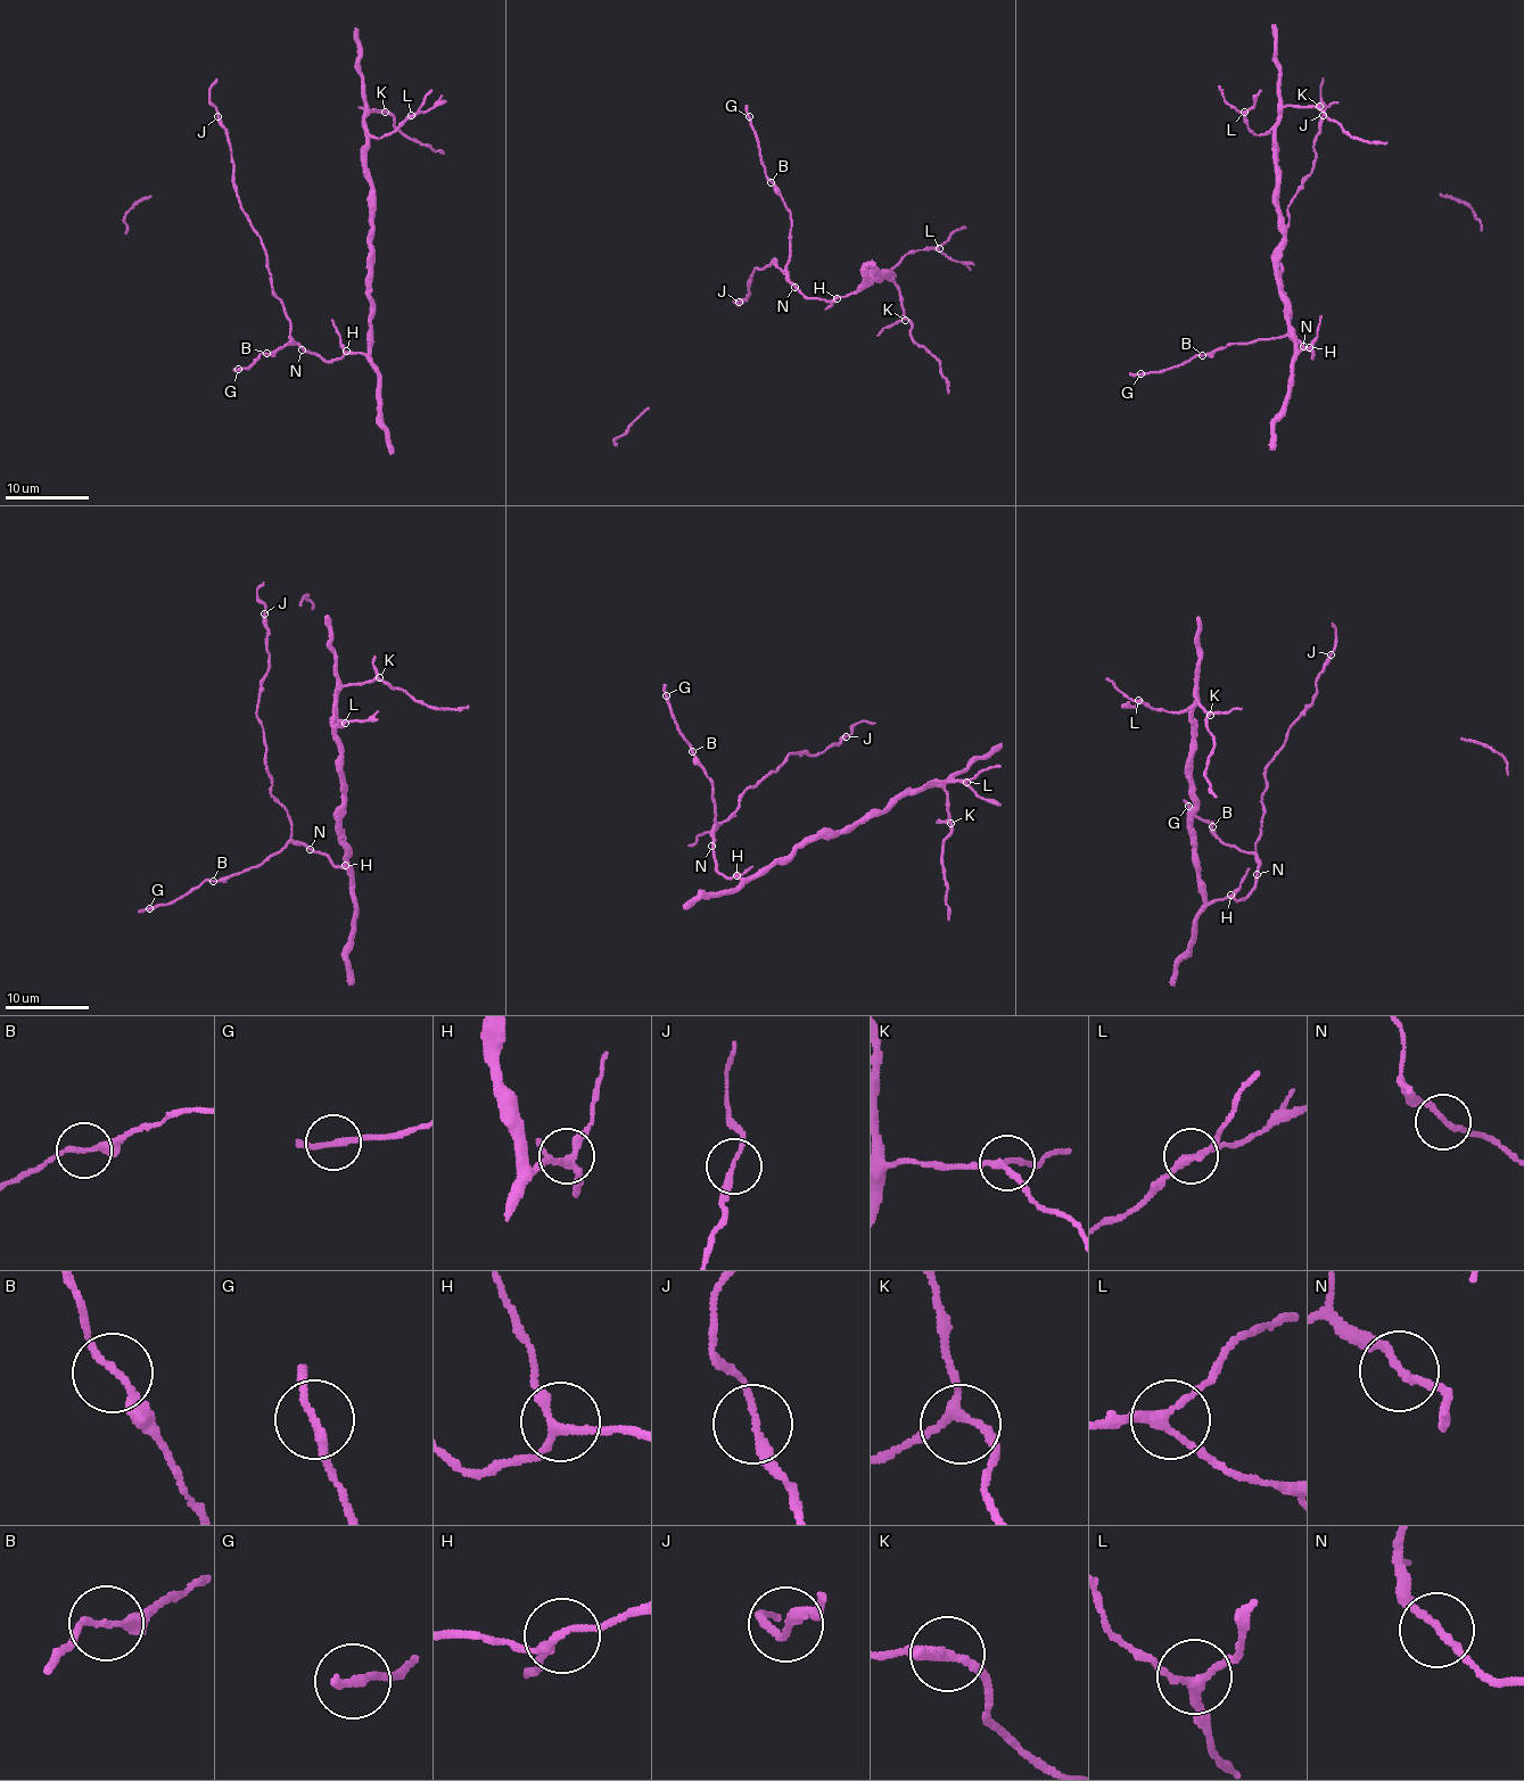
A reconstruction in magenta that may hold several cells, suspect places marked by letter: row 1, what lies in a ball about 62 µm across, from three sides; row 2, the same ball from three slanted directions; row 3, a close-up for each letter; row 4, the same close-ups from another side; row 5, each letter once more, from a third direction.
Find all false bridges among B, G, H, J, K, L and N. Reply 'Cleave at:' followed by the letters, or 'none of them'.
Cleave at: none of them

